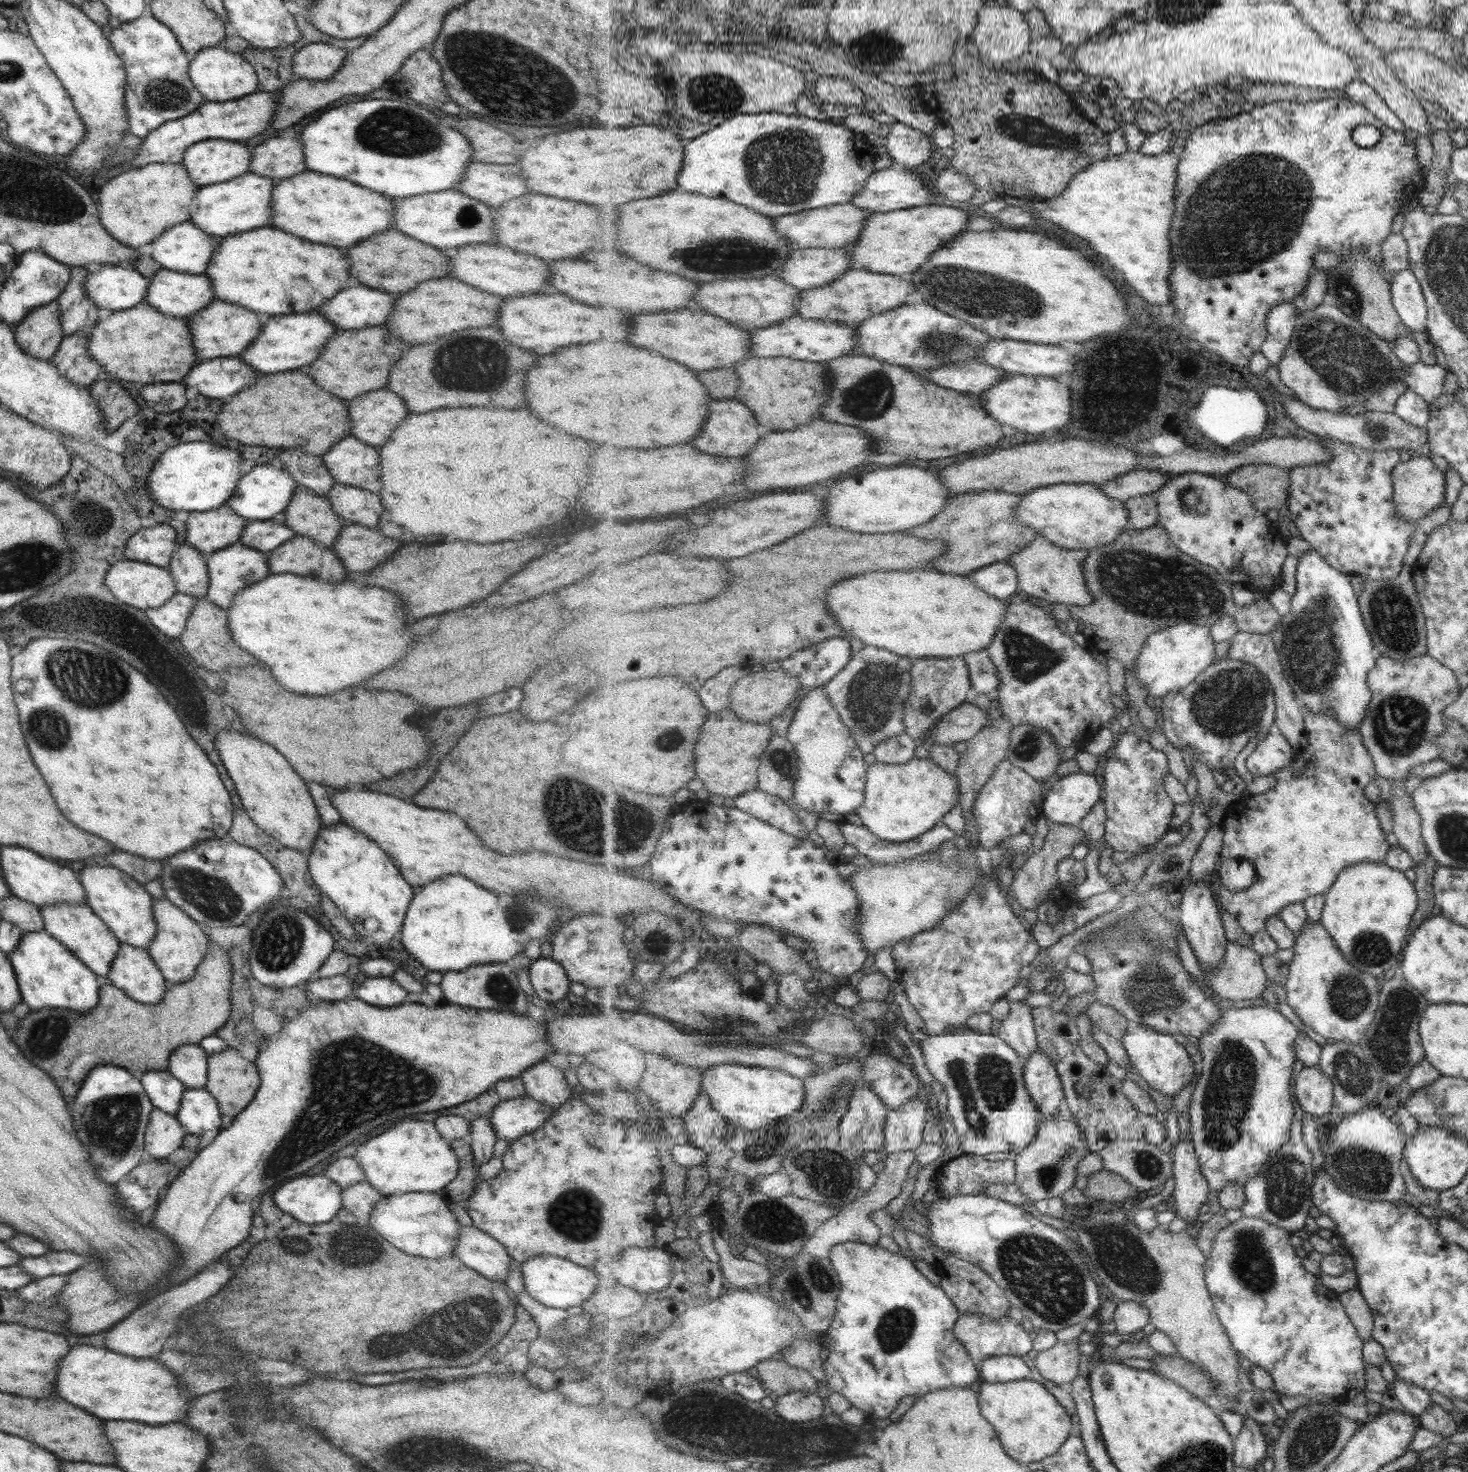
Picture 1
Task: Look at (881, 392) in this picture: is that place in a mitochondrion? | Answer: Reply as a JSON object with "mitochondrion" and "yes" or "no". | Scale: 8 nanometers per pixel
{"mitochondrion":"yes"}

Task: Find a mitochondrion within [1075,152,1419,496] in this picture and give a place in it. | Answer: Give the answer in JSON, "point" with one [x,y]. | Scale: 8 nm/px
{"point":[1349,362]}

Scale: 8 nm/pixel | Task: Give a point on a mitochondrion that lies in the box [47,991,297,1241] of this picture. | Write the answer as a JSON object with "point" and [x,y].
{"point":[110,1125]}

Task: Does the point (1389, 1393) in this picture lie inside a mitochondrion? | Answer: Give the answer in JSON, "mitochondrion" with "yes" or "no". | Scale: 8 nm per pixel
{"mitochondrion":"no"}

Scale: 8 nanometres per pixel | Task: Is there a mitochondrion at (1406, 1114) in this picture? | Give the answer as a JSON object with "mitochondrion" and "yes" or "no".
{"mitochondrion":"no"}

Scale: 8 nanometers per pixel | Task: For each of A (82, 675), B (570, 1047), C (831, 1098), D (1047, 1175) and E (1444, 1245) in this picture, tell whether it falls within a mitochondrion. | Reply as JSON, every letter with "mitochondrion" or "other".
{"A":"mitochondrion","B":"other","C":"mitochondrion","D":"mitochondrion","E":"other"}

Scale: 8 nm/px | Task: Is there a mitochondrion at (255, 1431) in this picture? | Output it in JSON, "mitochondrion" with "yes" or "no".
{"mitochondrion":"no"}

